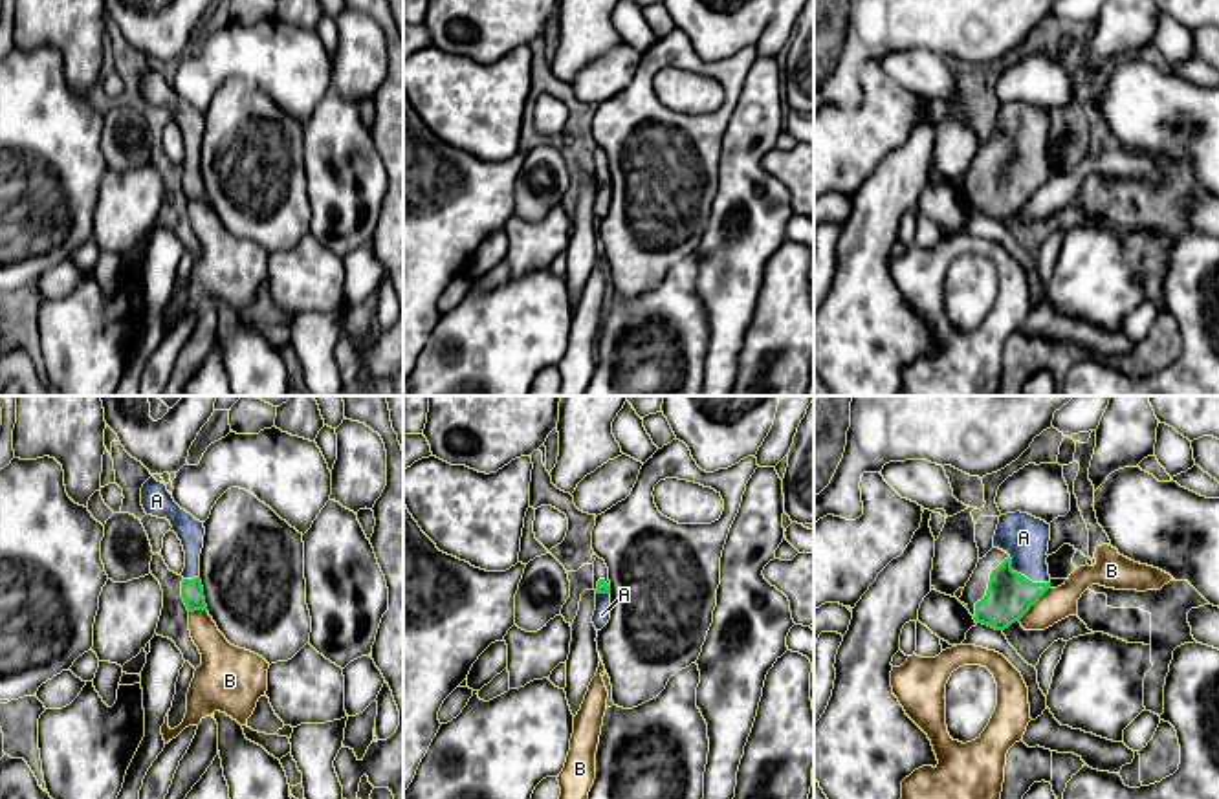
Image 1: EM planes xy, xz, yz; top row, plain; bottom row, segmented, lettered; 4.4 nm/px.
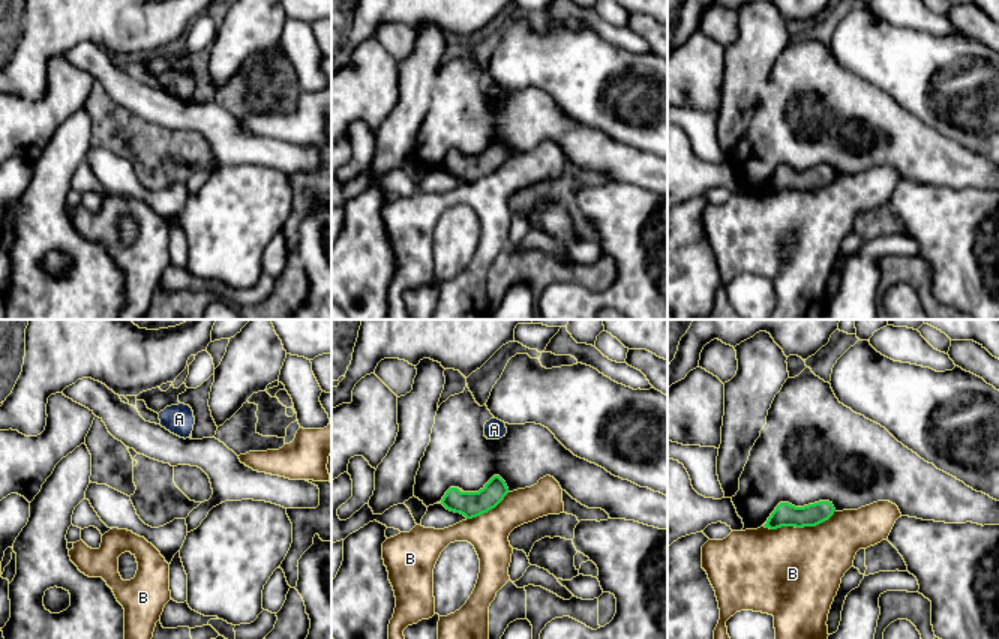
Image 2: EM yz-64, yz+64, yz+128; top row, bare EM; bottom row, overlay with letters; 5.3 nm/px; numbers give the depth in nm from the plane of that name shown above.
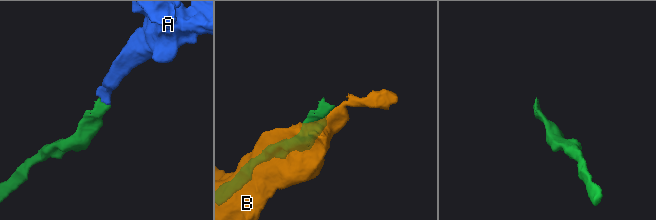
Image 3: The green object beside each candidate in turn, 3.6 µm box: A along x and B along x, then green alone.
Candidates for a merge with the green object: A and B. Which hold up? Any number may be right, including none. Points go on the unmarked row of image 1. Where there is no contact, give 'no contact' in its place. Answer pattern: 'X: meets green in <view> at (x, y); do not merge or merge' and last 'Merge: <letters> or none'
A: meets green in yz at (1023, 165); merge
B: meets green in yz at (1034, 193); do not merge
Merge: A

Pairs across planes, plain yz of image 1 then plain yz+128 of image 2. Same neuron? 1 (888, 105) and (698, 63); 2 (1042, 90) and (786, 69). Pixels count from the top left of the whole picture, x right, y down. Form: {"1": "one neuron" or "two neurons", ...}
{"1": "one neuron", "2": "two neurons"}

